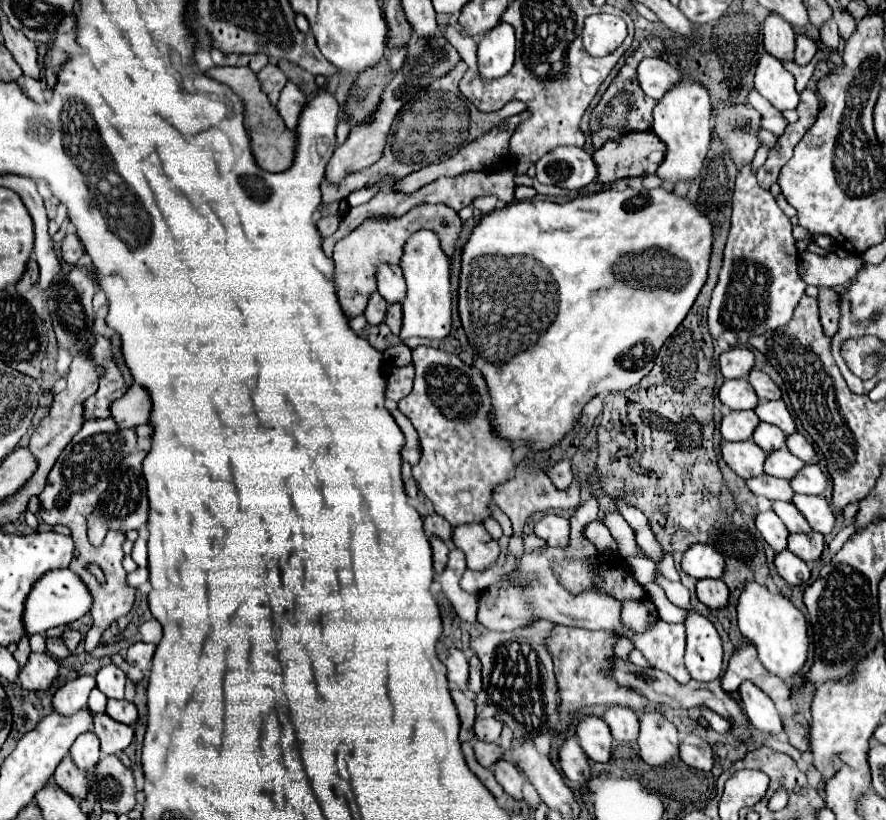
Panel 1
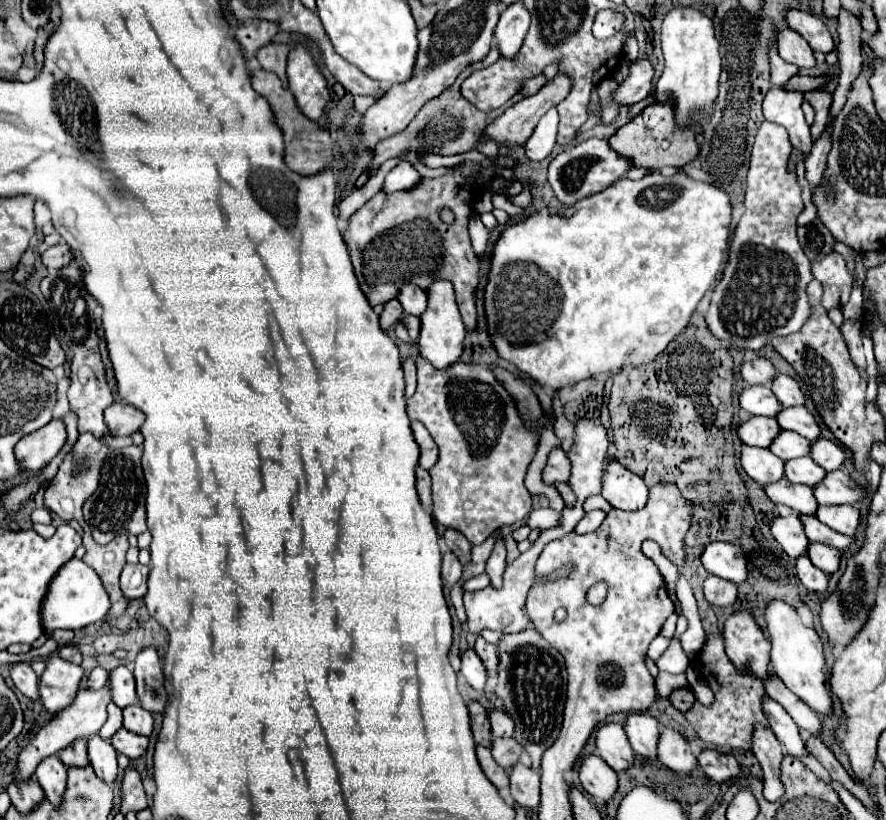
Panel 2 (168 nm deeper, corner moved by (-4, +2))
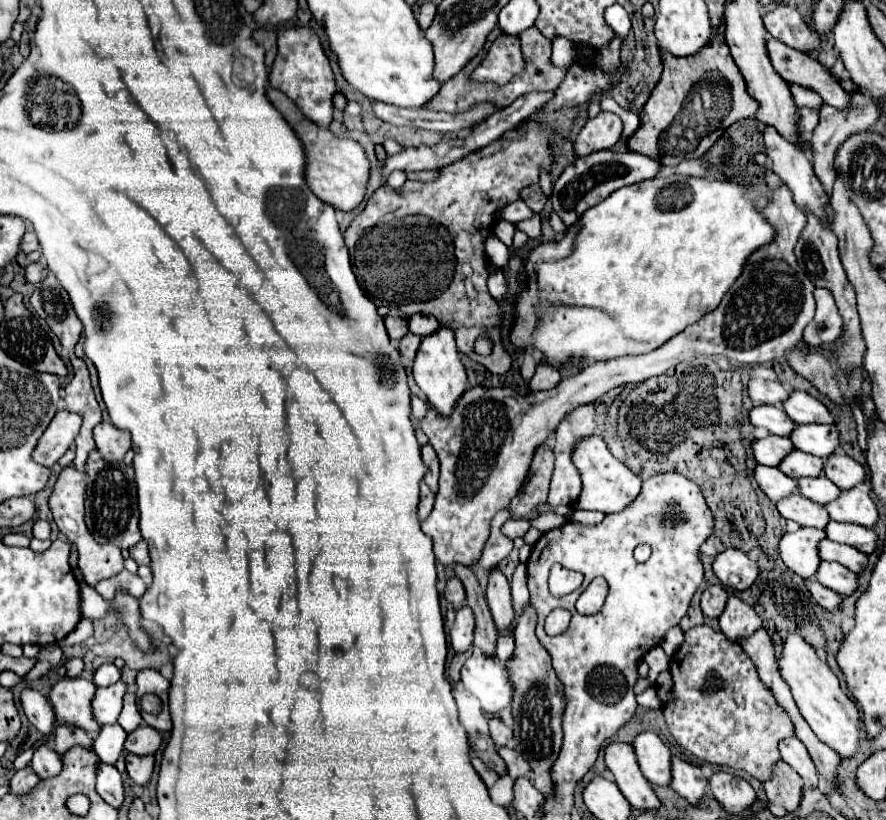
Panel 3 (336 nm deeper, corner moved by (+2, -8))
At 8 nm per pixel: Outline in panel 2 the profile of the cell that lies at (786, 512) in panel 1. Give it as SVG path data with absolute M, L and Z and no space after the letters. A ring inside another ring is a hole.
M799 515L803 527L805 527L805 535L809 541L817 541L817 543L825 543L825 545L833 545L837 549L845 549L851 545L851 537L845 537L833 529L829 529L827 525L823 525L817 517L813 515Z

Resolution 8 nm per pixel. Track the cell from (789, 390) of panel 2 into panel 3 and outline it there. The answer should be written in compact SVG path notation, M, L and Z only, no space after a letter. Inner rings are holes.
M795 391L783 403L783 409L795 423L827 423L827 425L835 423L835 417L819 399L801 391Z

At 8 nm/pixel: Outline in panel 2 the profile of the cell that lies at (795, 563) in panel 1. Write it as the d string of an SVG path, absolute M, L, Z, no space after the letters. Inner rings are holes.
M801 555L797 561L795 561L795 569L797 569L797 577L799 581L811 589L811 591L825 591L827 589L827 575L817 569L807 555Z

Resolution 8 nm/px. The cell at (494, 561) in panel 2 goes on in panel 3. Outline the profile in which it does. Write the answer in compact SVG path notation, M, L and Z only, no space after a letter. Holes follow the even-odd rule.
M493 571L489 575L489 585L485 593L487 593L487 603L499 635L513 635L515 611L513 611L513 599L511 599L511 587L501 571Z

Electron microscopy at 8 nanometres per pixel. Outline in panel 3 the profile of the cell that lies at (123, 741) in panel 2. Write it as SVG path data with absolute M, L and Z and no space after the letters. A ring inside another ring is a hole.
M127 755L127 773L133 779L133 783L145 787L151 781L155 767L155 759L151 755L147 757L137 757L137 755Z

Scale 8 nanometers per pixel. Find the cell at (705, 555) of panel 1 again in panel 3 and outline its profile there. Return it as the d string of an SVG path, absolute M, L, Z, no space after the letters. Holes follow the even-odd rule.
M725 549L719 553L713 563L713 571L723 585L737 591L749 589L759 575L757 563L751 561L749 555L741 549Z

